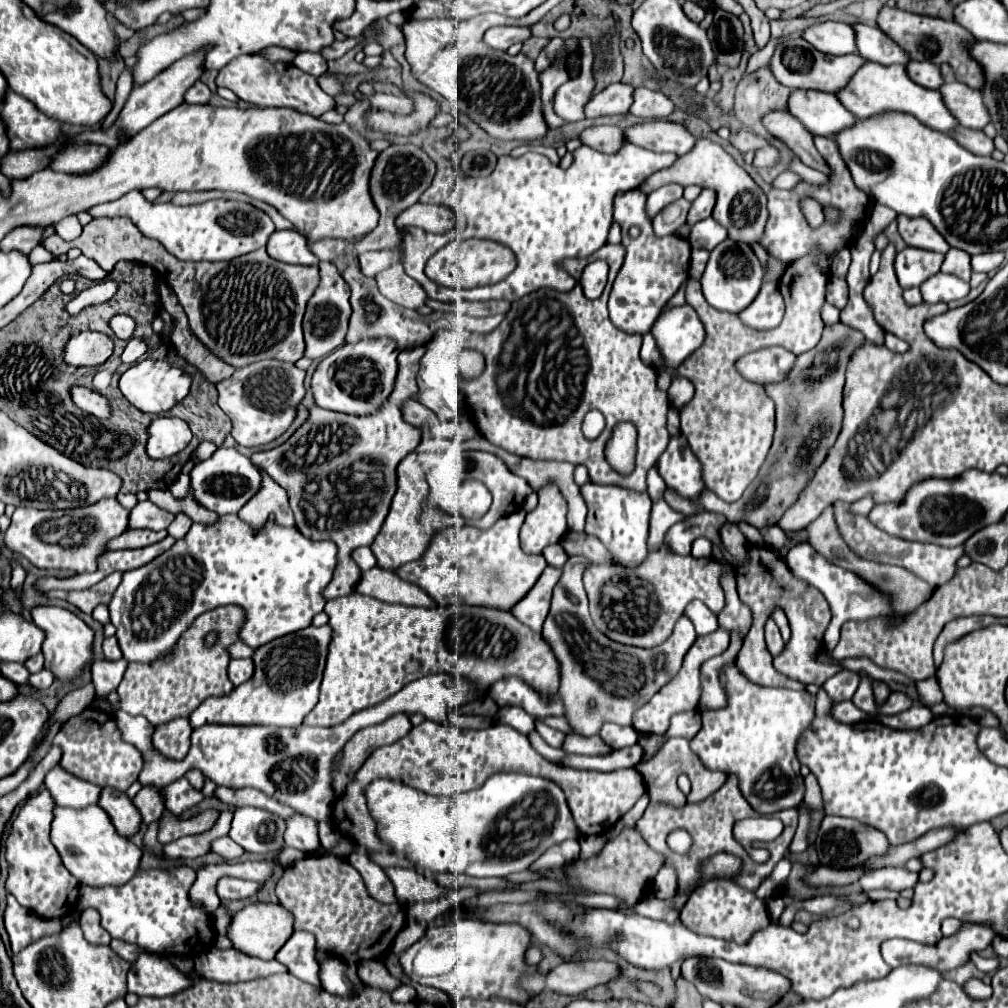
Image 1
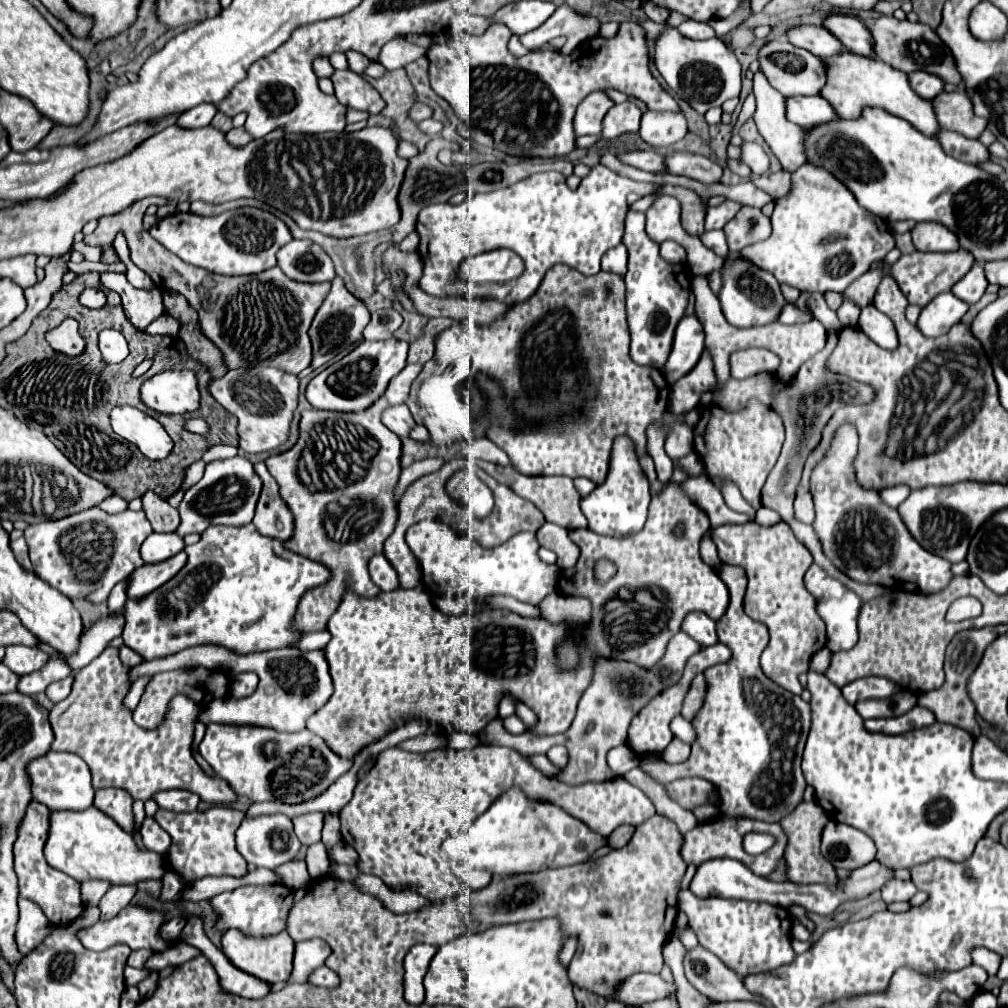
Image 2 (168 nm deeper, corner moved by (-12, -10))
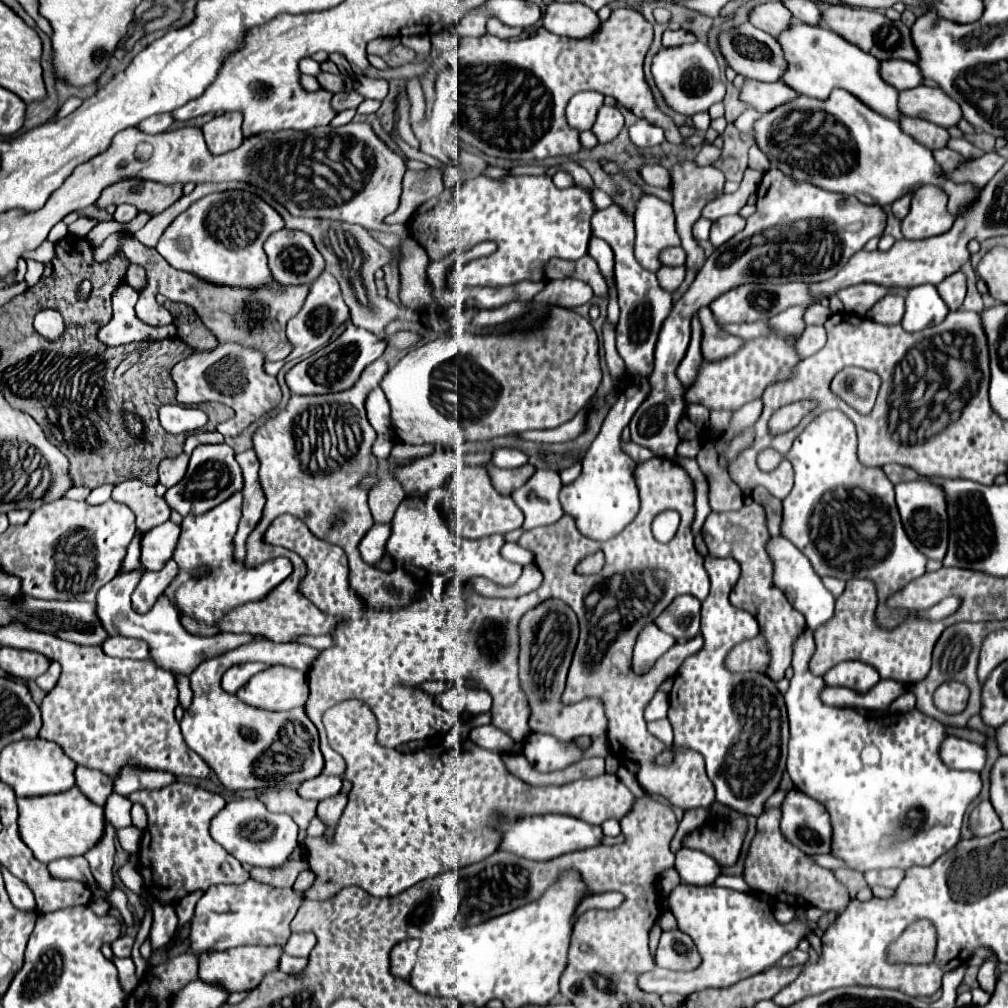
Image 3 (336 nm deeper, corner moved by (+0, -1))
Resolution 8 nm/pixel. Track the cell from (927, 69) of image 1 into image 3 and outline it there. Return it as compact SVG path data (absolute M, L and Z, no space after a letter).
M884 59L880 61L880 77L896 87L898 91L912 89L922 83L922 75L916 63L908 63L902 59Z

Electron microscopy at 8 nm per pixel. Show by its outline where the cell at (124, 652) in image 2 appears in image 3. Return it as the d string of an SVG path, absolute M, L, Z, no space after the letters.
M114 635L102 643L106 655L116 659L150 659L150 647L142 639Z

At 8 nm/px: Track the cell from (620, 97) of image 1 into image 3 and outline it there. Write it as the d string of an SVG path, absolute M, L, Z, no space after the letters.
M604 105L598 111L598 119L596 119L592 131L594 131L594 135L598 137L600 143L608 143L620 133L622 127L624 127L624 117L618 111L618 107L606 107Z

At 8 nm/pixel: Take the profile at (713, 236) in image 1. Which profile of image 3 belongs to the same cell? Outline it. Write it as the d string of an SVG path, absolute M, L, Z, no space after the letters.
M700 217L696 223L694 223L694 229L692 229L692 235L694 235L694 239L708 239L708 233L710 233L710 225L712 225L712 221L708 221L708 219L704 219L704 217Z

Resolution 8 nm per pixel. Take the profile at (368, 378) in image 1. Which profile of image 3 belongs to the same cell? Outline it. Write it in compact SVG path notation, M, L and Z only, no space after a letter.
M348 325L346 331L308 359L296 363L288 373L286 373L286 385L290 387L292 393L300 395L316 395L316 393L336 393L336 391L346 391L356 383L364 367L372 361L376 361L386 349L386 341L378 339L374 333L360 329L356 325Z

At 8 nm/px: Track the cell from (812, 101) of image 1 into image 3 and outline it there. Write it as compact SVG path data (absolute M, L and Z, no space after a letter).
M744 81L740 89L740 101L754 107L760 113L772 111L772 107L778 107L780 103L788 103L788 99L794 99L798 93L788 89L782 81L774 83L762 83L762 81Z

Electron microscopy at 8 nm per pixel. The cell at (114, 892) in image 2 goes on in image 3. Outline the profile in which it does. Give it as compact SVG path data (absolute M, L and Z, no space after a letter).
M106 821L106 827L104 827L104 835L102 839L90 849L86 851L86 859L90 863L90 871L96 879L96 883L104 889L104 891L110 891L112 889L112 859L114 859L114 837L116 837L116 829Z

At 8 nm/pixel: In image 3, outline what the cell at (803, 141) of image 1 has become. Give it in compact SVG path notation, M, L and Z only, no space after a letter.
M748 107L736 121L734 121L734 127L738 131L752 131L752 123L760 117L758 111L752 111L752 107Z

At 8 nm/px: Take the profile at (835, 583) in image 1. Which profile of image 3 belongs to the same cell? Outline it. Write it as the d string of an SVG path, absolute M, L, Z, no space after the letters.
M770 537L766 543L766 553L772 559L774 565L774 583L778 589L784 591L788 601L806 617L806 625L814 631L822 623L826 623L834 615L834 597L832 593L822 585L822 579L816 577L812 571L812 565L808 559L788 541L788 539L774 539Z

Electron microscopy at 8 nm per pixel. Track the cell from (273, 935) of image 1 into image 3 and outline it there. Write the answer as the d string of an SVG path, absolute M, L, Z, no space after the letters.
M234 947L228 951L204 955L200 959L200 969L198 969L198 979L208 983L208 985L218 985L228 993L240 993L240 991L250 991L254 989L262 977L270 971L278 969L282 949L280 947Z

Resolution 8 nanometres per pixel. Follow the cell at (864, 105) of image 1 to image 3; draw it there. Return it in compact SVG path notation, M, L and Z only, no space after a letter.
M796 19L790 23L788 29L776 35L776 41L780 43L784 51L784 59L788 63L782 81L788 87L792 87L796 93L814 99L828 99L830 91L840 87L856 95L860 101L864 101L870 109L878 111L880 115L894 121L900 119L898 91L880 79L876 57L864 53L860 47L848 43L834 31L828 31L826 27L806 25Z

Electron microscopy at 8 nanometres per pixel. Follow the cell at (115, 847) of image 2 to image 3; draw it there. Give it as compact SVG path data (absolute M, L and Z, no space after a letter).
M78 787L54 795L18 797L18 831L20 839L32 849L34 857L50 863L60 857L78 857L92 849L104 833L104 809L92 803Z

